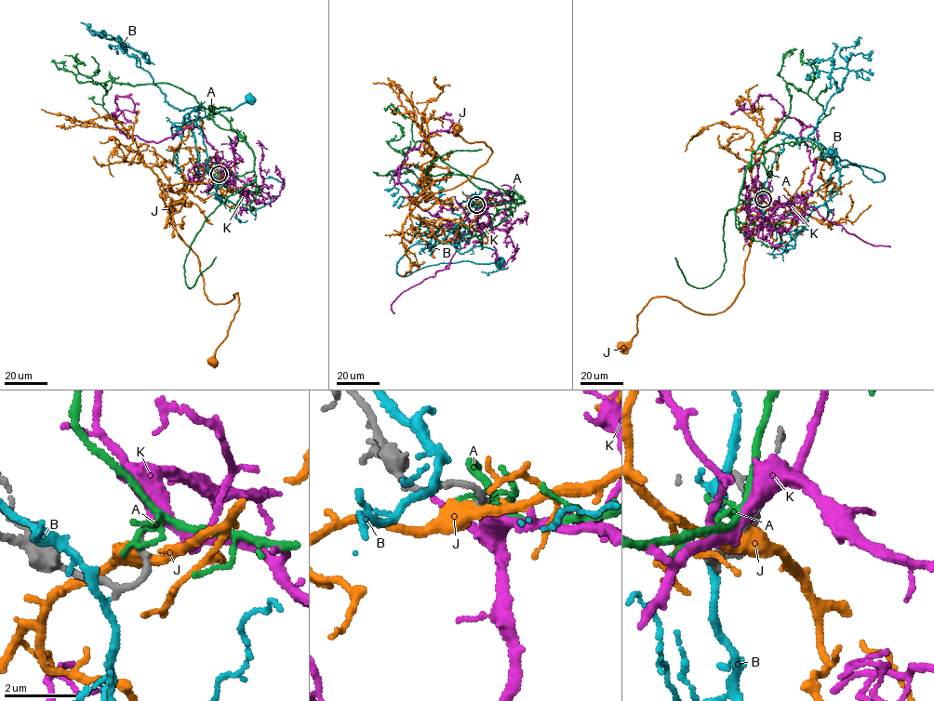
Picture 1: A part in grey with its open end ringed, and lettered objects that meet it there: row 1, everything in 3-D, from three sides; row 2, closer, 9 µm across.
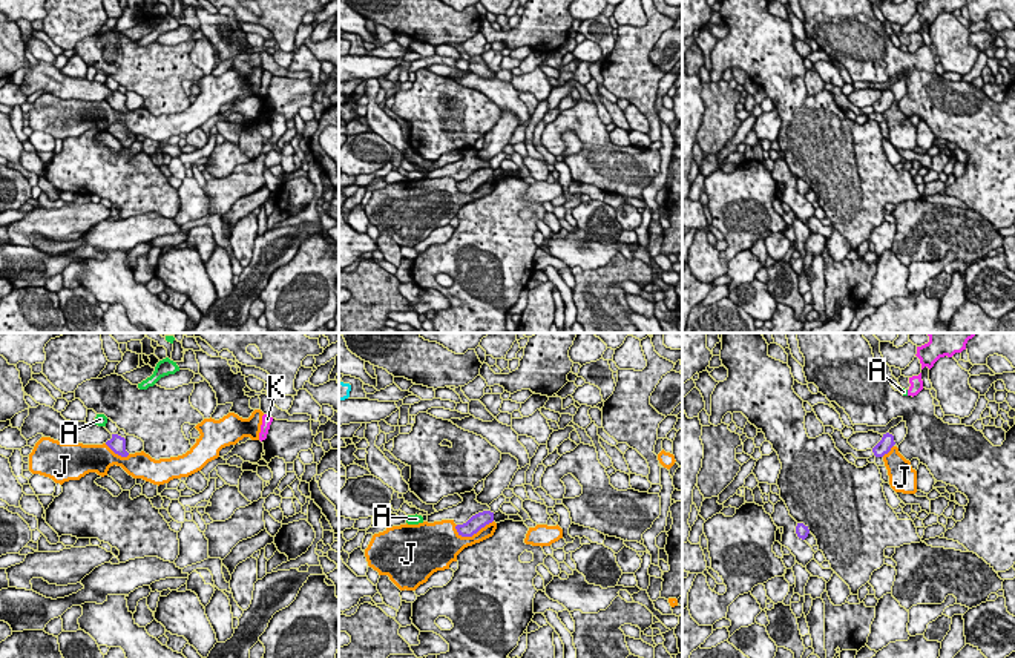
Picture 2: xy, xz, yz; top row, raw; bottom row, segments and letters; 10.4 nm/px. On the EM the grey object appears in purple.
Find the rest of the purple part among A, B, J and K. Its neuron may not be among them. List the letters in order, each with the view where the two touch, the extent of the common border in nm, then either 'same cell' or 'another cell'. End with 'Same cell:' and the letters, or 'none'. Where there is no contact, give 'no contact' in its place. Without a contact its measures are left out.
A: no contact; another cell
B: no contact; another cell
J: contact in xz; length 420 nm; another cell
K: no contact; same cell
Same cell: K

